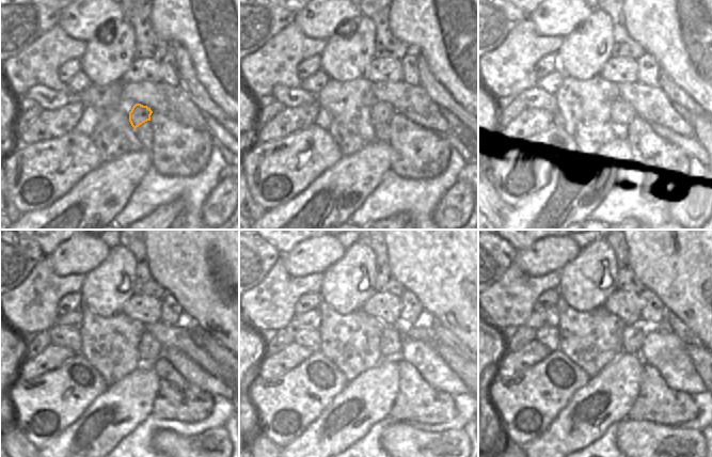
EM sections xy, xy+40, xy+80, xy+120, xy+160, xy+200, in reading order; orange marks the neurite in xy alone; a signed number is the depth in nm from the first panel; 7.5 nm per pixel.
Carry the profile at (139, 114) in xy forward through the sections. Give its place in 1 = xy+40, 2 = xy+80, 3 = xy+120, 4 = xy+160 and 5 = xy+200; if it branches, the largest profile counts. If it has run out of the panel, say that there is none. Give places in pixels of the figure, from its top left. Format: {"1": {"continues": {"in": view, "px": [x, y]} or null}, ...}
{"1": {"continues": {"in": "xy+40", "px": [381, 112]}}, "2": {"continues": {"in": "xy+80", "px": [621, 113]}}, "3": {"continues": {"in": "xy+120", "px": [149, 349]}}, "4": {"continues": {"in": "xy+160", "px": [392, 339]}}, "5": {"continues": {"in": "xy+200", "px": [633, 336]}}}

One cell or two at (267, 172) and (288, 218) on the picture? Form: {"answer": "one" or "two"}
{"answer": "two"}

